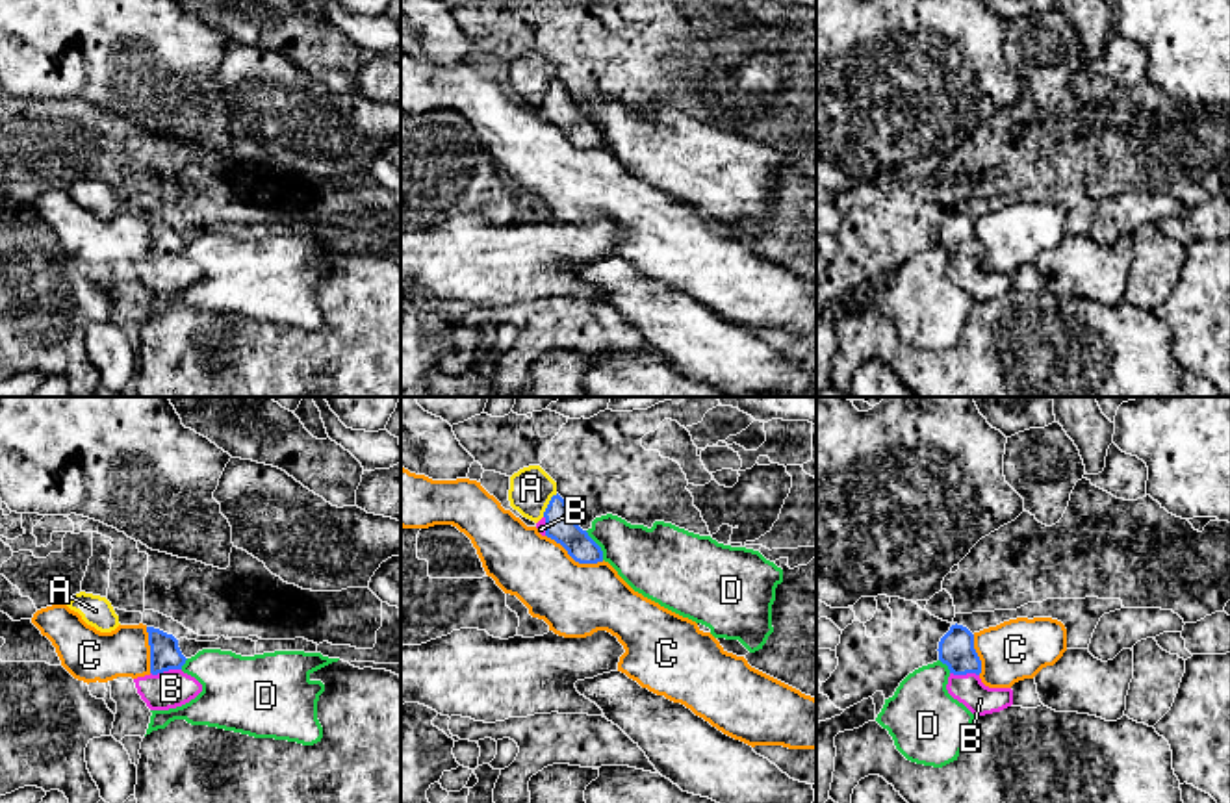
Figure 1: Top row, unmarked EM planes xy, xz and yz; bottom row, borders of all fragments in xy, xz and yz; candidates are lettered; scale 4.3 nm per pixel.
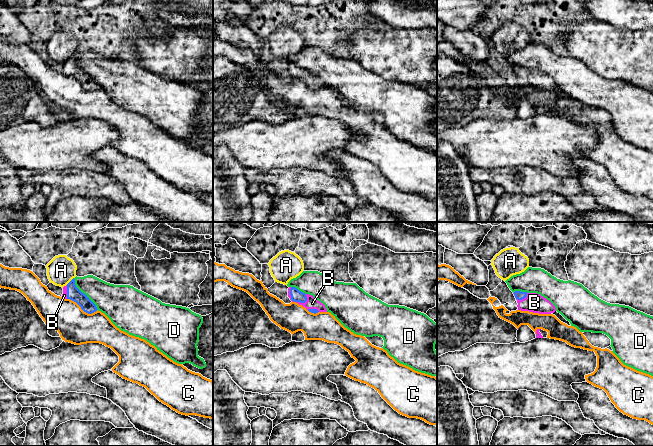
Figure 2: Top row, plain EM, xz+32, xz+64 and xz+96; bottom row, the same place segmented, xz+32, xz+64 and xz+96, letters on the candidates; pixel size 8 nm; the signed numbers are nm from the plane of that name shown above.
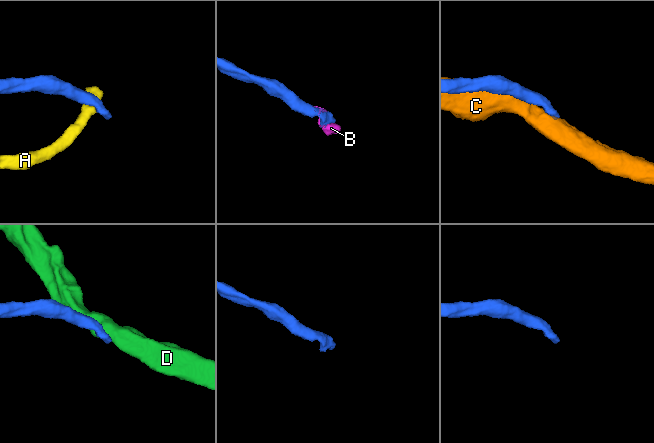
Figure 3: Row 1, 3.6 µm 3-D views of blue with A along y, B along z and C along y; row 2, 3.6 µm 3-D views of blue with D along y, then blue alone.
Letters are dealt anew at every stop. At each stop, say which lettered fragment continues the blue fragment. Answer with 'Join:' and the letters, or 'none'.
Join: B

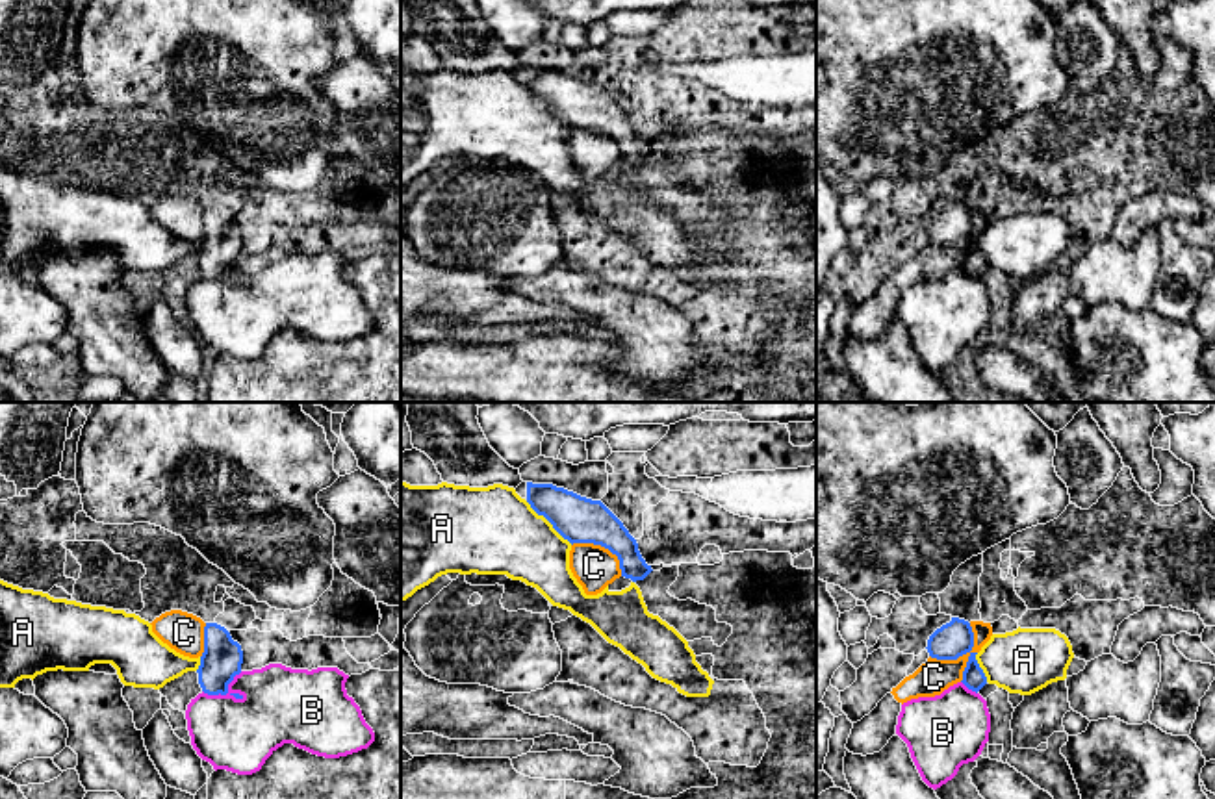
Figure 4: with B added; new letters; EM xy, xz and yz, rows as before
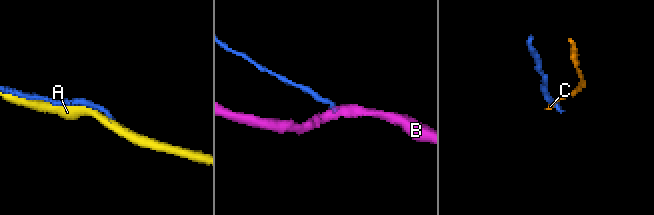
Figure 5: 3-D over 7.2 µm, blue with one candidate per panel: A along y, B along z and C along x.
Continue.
Join: none

